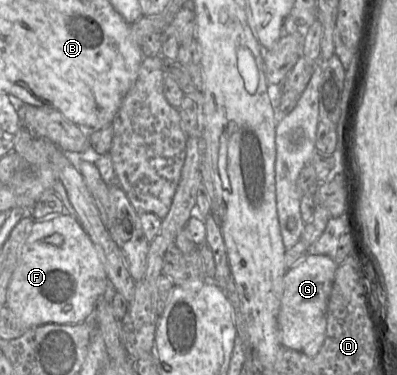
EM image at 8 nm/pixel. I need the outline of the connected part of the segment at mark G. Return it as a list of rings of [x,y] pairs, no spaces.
[[[309,254],[305,260],[288,269],[278,314],[281,345],[315,357],[326,339],[327,308],[338,265],[330,255]]]

